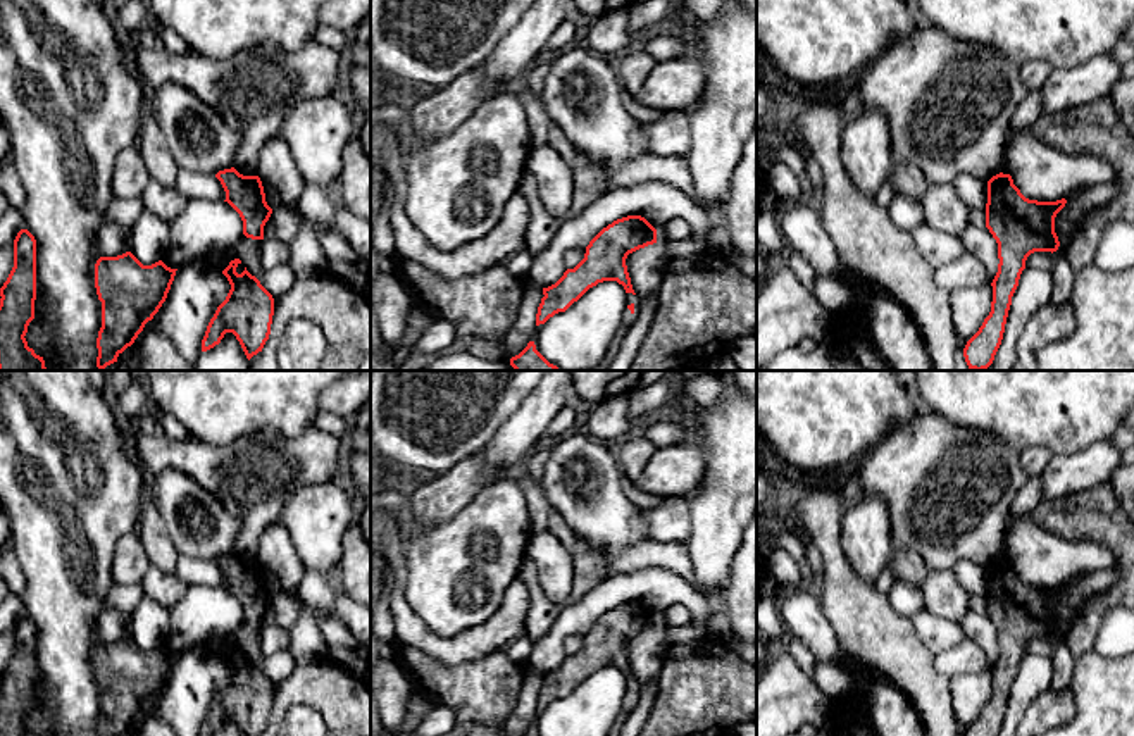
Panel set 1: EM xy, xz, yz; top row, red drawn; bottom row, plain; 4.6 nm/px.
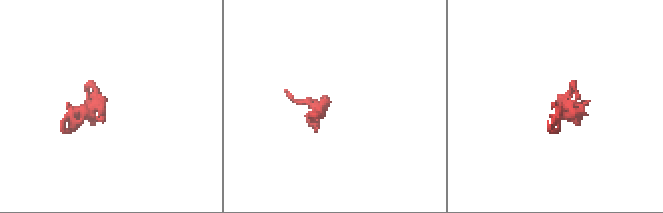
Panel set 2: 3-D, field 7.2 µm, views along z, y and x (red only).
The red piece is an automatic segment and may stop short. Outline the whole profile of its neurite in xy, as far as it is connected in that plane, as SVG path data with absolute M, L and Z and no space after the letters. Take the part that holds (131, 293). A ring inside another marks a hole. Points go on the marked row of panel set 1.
M131 252L97 260L95 288L102 302L102 327L97 338L98 371L117 362L153 319L167 298L176 271L162 260L143 265Z

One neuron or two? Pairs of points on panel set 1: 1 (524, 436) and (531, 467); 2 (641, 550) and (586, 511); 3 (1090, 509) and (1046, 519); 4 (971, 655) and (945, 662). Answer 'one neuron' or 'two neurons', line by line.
1: two neurons
2: two neurons
3: one neuron
4: one neuron

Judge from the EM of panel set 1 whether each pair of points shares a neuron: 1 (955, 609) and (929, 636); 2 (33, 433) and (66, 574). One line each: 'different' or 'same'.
1: different
2: same

